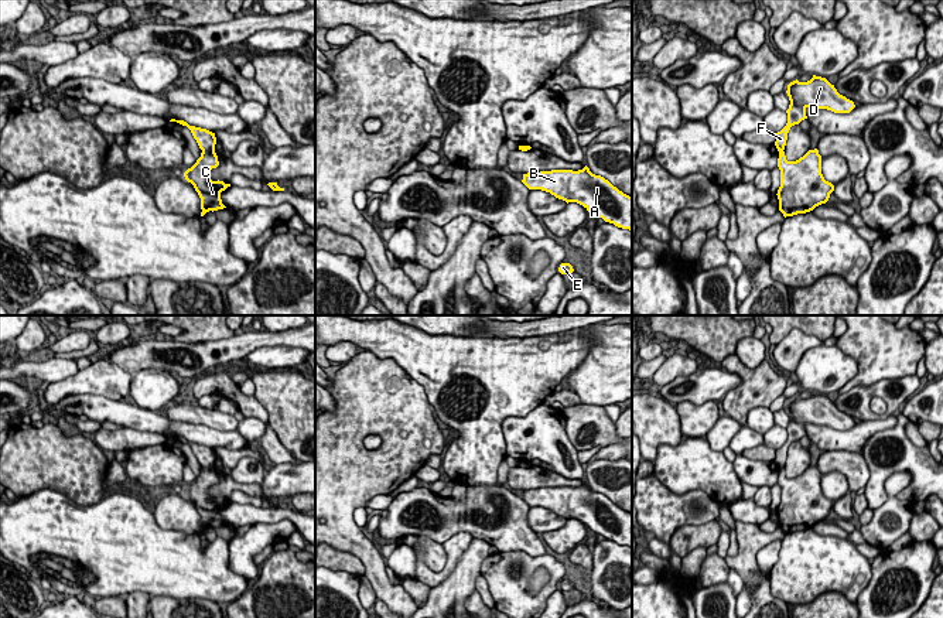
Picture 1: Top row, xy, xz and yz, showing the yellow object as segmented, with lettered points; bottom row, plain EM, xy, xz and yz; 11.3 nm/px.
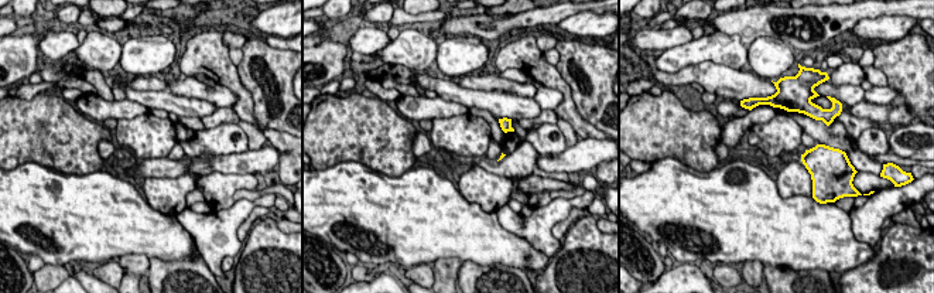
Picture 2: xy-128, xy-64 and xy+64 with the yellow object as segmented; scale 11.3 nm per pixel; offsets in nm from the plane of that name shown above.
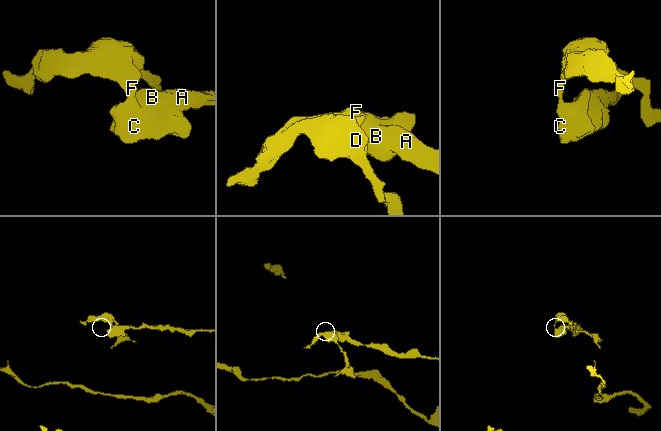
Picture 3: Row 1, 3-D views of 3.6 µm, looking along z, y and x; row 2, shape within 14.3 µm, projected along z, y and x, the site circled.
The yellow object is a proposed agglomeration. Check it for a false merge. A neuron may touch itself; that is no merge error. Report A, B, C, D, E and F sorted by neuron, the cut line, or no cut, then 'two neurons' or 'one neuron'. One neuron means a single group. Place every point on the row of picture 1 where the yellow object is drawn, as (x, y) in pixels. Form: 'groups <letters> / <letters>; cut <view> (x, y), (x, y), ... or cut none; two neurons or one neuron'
groups A B C / D E F; cut xy (202, 150), (214, 152); two neurons

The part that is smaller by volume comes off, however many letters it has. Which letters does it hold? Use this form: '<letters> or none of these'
D, E, F

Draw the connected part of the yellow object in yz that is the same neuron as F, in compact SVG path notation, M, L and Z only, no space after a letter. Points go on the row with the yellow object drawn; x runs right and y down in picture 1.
M816 75L807 82L799 82L797 79L790 82L786 93L790 105L786 110L787 123L776 133L775 146L778 151L785 150L790 127L807 119L807 107L827 109L834 113L850 113L855 107L854 102L840 95L826 78Z

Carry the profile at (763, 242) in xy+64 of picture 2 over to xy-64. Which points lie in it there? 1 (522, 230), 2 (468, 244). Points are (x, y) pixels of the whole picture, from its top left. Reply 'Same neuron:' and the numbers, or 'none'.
Same neuron: 2

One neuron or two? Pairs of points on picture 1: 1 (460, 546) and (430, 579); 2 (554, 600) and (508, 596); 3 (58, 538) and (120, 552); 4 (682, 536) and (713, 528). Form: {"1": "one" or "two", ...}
{"1": "one", "2": "two", "3": "one", "4": "one"}

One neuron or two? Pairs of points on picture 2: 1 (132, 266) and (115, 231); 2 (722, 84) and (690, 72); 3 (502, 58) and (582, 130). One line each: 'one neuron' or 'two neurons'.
1: two neurons
2: one neuron
3: one neuron

